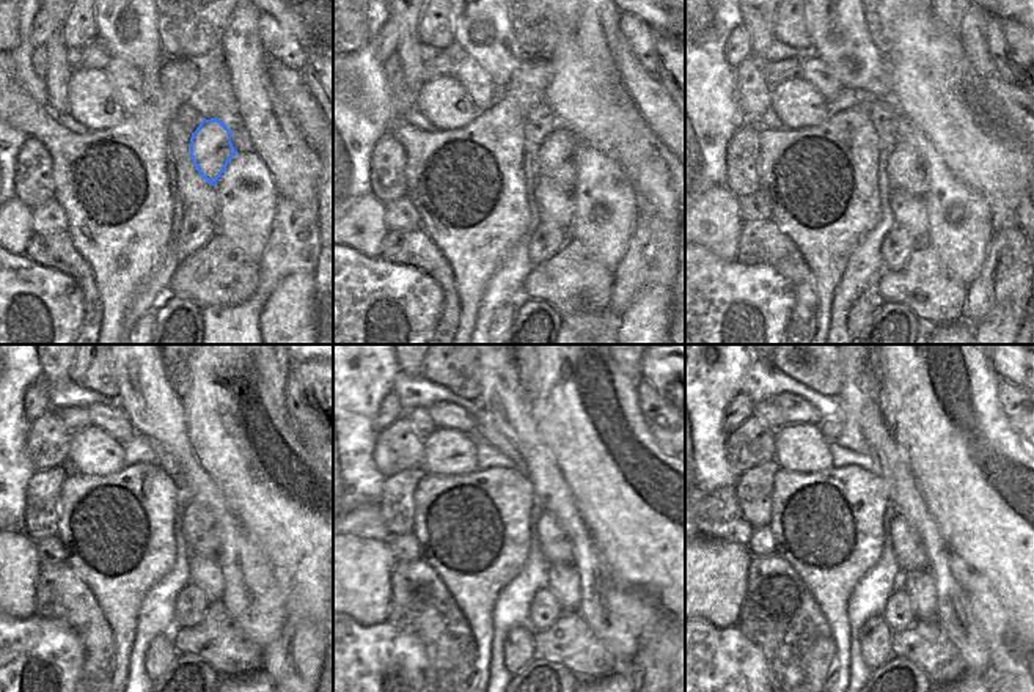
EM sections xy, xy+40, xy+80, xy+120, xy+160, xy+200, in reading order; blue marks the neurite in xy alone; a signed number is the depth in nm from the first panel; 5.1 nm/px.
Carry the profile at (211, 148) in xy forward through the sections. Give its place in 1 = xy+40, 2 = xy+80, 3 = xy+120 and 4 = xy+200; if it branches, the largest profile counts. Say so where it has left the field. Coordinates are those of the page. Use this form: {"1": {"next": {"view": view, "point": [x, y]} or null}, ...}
{"1": {"next": {"view": "xy+40", "point": [555, 159]}}, "2": {"next": {"view": "xy+80", "point": [905, 172]}}, "3": {"next": {"view": "xy+120", "point": [200, 530]}}, "4": {"next": {"view": "xy+200", "point": [905, 541]}}}

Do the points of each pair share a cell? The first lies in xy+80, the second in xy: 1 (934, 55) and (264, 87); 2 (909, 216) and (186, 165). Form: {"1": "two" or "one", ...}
{"1": "two", "2": "one"}

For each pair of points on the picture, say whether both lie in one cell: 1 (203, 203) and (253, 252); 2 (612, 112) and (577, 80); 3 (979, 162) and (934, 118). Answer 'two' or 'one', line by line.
1: two
2: one
3: one

